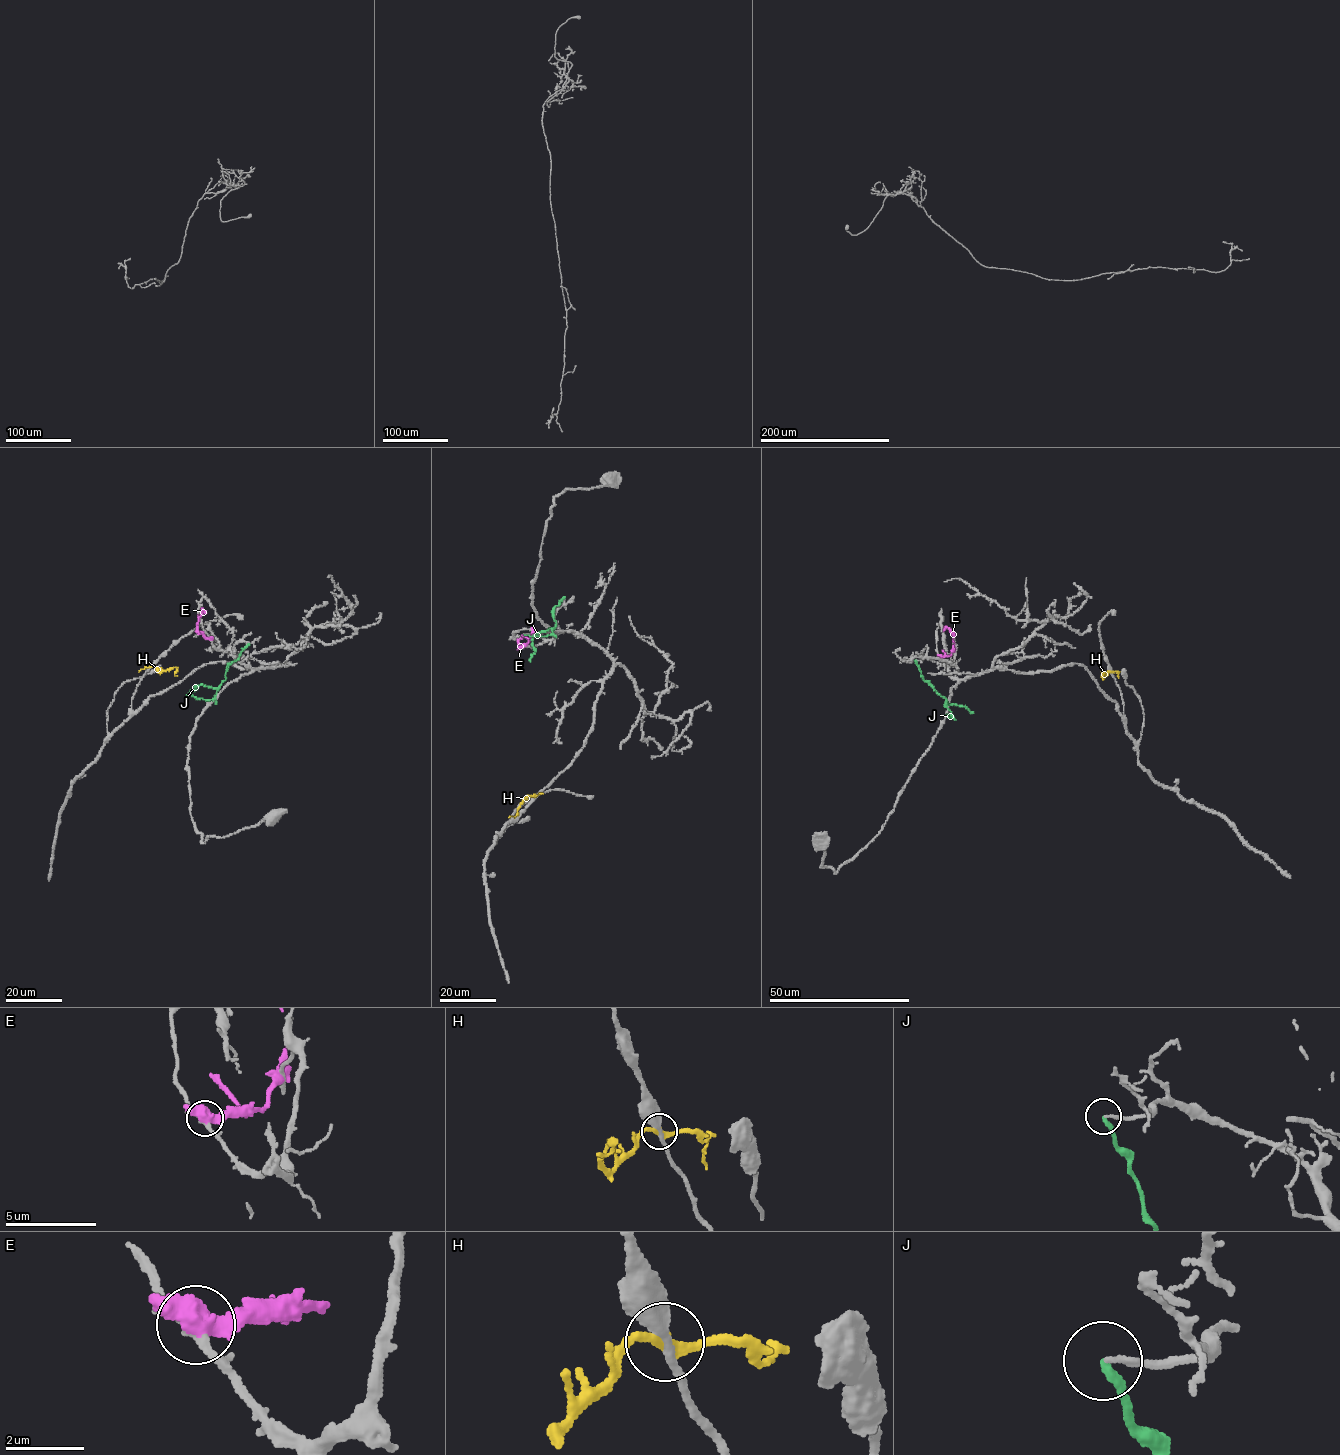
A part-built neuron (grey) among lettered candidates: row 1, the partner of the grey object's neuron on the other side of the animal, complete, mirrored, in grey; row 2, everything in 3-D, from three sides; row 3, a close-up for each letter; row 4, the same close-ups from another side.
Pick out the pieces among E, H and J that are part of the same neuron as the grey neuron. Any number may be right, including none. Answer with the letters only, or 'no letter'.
no letter

